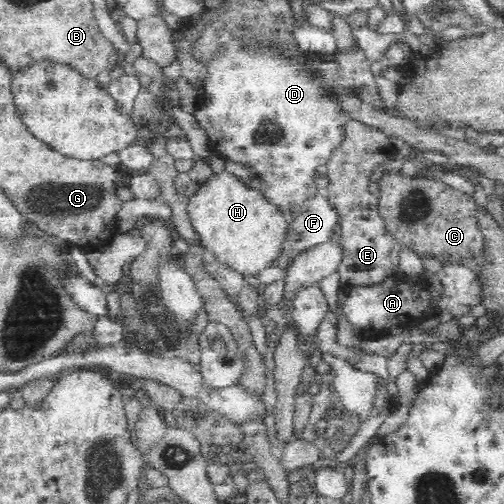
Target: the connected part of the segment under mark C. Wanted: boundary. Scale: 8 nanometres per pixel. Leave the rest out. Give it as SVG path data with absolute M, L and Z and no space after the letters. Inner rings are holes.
M399 172L384 173L377 187L380 215L388 227L388 233L398 239L402 250L412 250L422 258L433 257L443 264L462 258L478 260L485 243L472 196L434 178L408 177ZM418 196L422 196L424 204L428 206L428 214L424 218L418 218Z

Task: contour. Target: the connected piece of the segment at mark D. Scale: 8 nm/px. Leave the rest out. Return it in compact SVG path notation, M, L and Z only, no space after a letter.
M235 37L234 40L224 41L222 49L206 66L206 78L198 90L197 106L193 113L208 135L208 147L212 150L212 154L224 154L227 160L249 167L259 178L261 182L260 191L268 198L268 201L278 205L285 215L294 213L295 205L315 196L316 185L313 180L316 176L316 168L322 164L326 165L337 146L344 142L344 124L353 120L353 116L345 111L344 105L341 104L340 97L336 93L338 87L345 86L341 77L341 64L337 61L337 56L330 53L300 51L300 49L294 51L286 40L264 41L253 40L253 37Z

